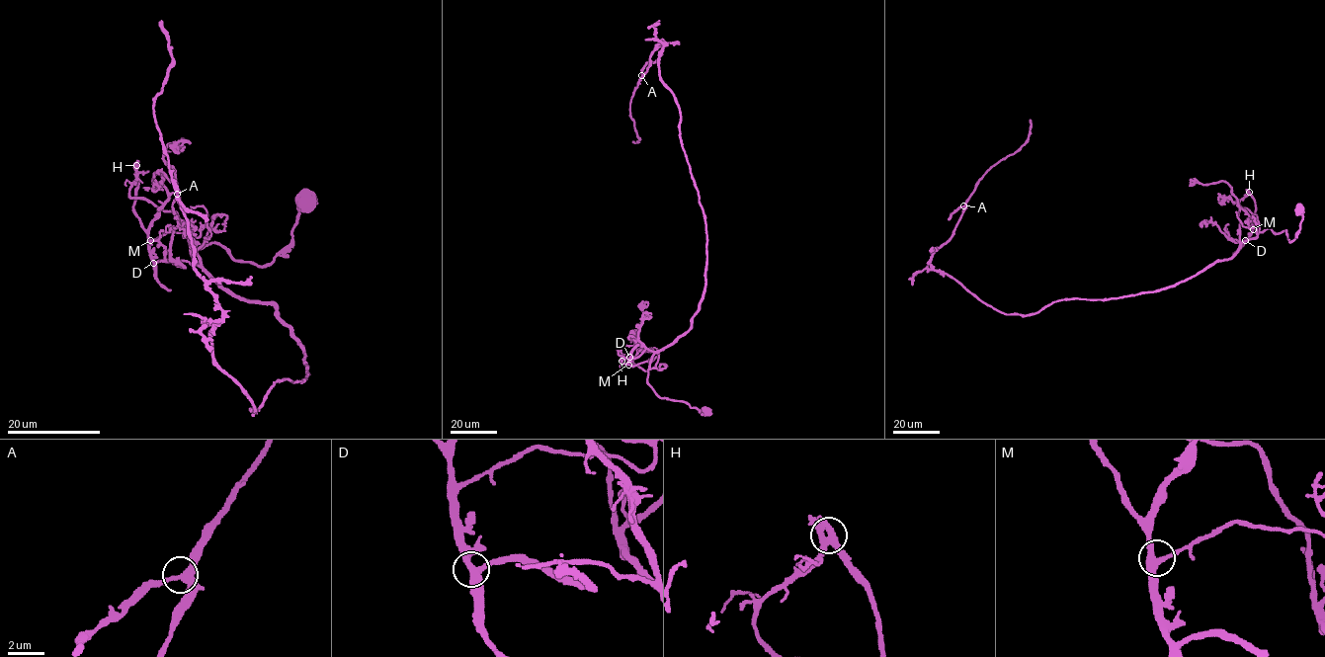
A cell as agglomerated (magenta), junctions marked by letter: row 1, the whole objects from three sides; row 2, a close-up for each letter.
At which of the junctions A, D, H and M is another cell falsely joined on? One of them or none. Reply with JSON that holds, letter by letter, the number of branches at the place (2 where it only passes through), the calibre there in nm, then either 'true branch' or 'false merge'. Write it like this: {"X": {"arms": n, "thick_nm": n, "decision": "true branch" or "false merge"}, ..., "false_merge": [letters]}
{"A": {"arms": 3, "thick_nm": 300, "decision": "true branch"}, "D": {"arms": 3, "thick_nm": 340, "decision": "true branch"}, "H": {"arms": 3, "thick_nm": 360, "decision": "false merge"}, "M": {"arms": 3, "thick_nm": 320, "decision": "true branch"}, "false_merge": ["H"]}

